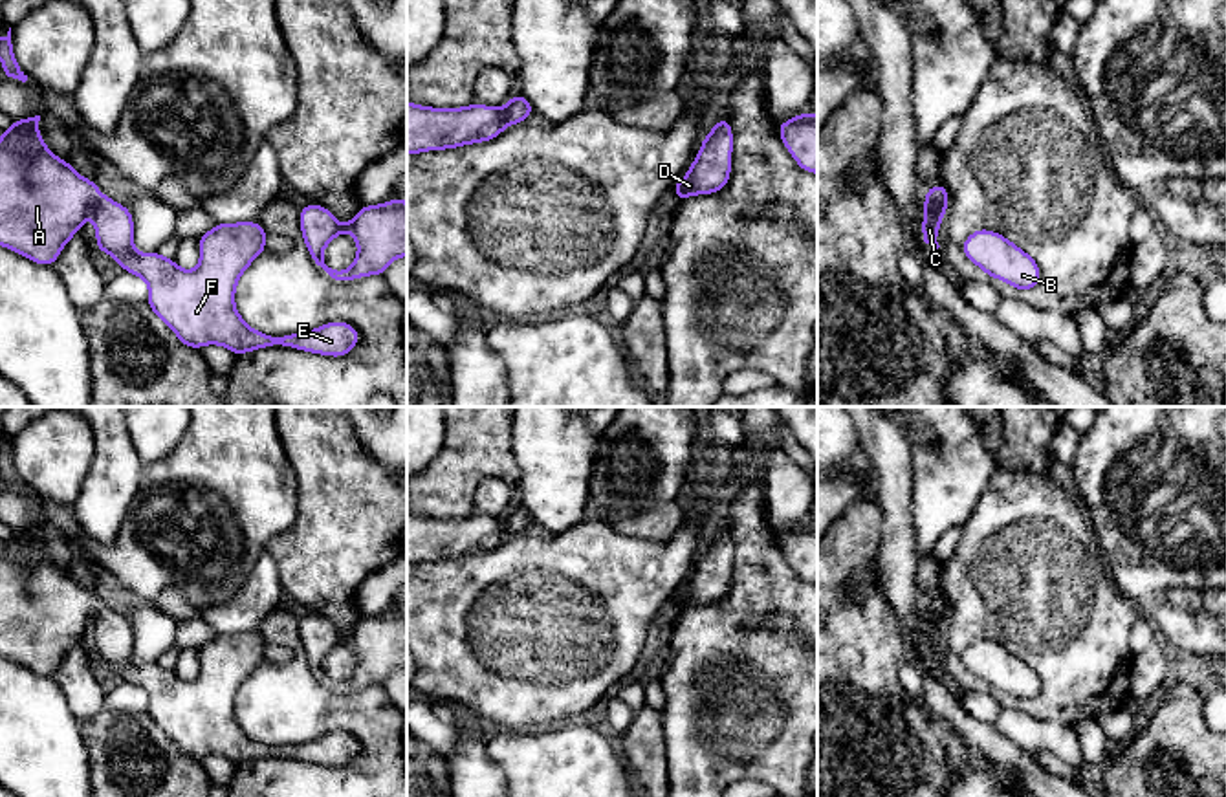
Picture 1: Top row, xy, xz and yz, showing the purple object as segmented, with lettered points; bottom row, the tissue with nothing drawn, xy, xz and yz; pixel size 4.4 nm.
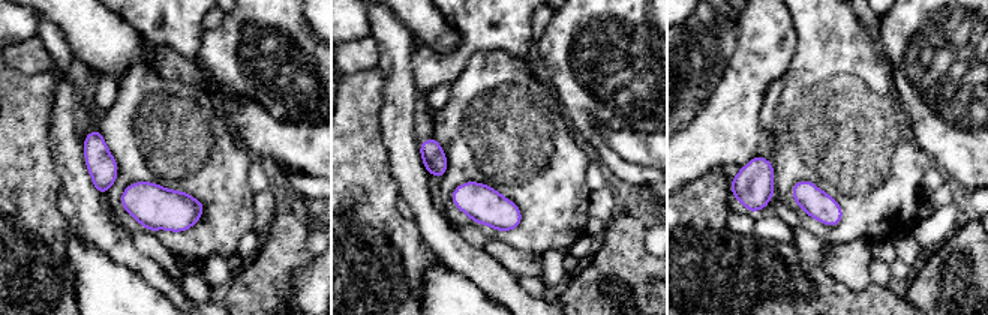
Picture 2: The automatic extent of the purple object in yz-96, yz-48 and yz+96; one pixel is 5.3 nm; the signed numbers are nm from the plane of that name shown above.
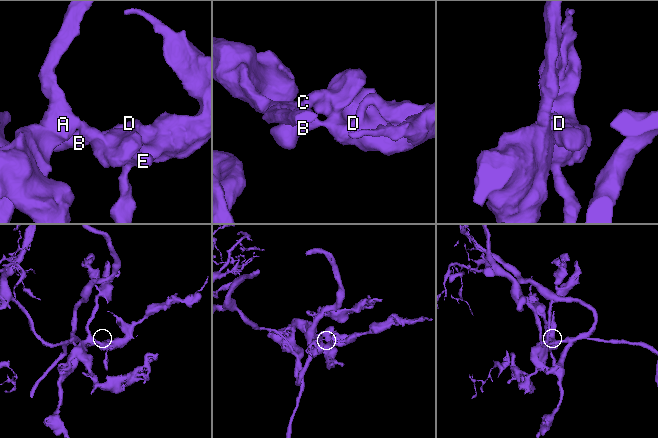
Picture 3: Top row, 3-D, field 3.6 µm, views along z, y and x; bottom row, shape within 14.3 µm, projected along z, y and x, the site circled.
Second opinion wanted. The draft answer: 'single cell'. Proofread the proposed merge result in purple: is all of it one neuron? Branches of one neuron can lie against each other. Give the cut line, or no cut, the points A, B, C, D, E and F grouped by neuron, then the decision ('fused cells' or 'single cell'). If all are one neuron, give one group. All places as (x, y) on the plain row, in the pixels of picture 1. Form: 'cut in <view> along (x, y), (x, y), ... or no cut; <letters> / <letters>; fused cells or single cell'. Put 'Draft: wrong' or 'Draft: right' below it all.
no cut; A B C D E F; single cell
Draft: right

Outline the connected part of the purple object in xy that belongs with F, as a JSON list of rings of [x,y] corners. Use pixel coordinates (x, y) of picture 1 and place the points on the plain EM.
[[[40,526],[15,530],[0,548],[0,656],[40,674],[53,676],[68,650],[93,623],[95,660],[115,669],[121,680],[148,694],[147,716],[178,746],[183,757],[202,759],[222,755],[235,766],[266,757],[291,757],[297,760],[341,768],[359,753],[359,742],[343,731],[328,733],[304,744],[271,748],[249,738],[235,718],[240,685],[266,661],[266,641],[258,632],[216,634],[202,649],[200,674],[194,682],[181,680],[158,661],[134,661],[134,630],[130,619],[103,606],[93,590],[75,583],[71,573],[57,568],[42,551],[37,539]]]

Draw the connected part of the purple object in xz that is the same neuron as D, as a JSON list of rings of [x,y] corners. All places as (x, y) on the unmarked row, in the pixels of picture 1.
[[[722,526],[715,539],[706,544],[696,570],[689,575],[685,588],[676,590],[674,606],[678,614],[687,606],[713,605],[722,601],[731,583],[733,542],[729,531]]]

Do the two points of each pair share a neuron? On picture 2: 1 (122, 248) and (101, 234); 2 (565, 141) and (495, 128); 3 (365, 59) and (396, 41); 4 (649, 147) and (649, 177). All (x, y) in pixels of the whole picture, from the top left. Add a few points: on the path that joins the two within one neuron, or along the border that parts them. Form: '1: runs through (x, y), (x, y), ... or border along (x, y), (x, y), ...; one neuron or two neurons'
1: runs through (117, 245), (105, 234); one neuron
2: runs through (547, 141), (520, 141), (513, 134); one neuron
3: border along (371, 35), (377, 44), (378, 66); two neurons
4: border along (616, 153), (631, 162), (651, 168); two neurons

